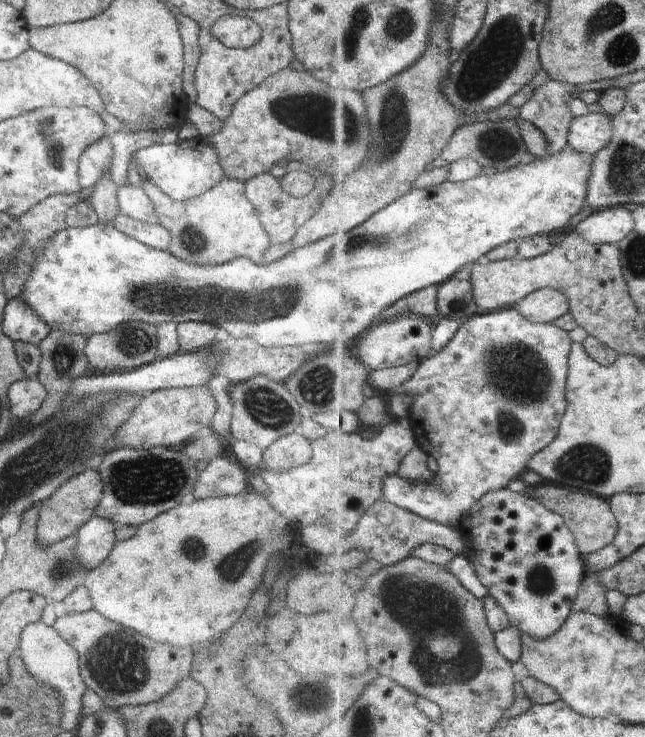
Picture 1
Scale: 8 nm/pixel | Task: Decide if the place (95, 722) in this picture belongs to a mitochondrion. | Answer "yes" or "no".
yes

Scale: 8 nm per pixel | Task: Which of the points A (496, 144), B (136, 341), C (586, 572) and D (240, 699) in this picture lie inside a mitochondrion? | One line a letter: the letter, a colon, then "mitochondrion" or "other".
A: mitochondrion
B: mitochondrion
C: other
D: other

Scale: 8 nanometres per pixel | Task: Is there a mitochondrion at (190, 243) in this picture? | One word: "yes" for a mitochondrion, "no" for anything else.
yes

